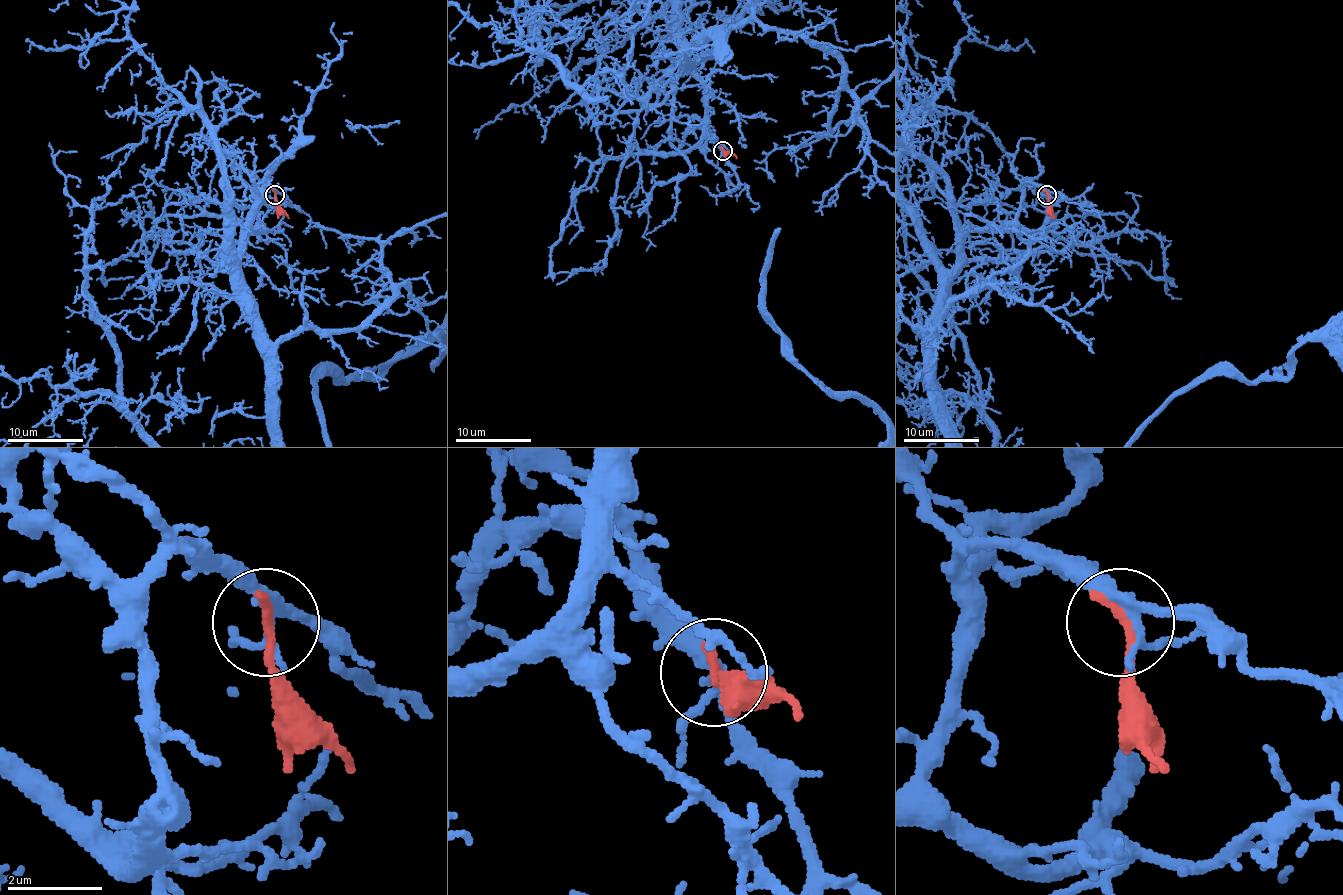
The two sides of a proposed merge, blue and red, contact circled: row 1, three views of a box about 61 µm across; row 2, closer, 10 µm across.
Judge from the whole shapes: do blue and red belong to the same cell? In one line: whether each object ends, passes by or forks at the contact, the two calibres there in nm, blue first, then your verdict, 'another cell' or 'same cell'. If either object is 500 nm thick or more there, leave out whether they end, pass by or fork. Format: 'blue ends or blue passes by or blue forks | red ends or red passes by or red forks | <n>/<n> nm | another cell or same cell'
blue forks | red ends | 240/240 nm | another cell

